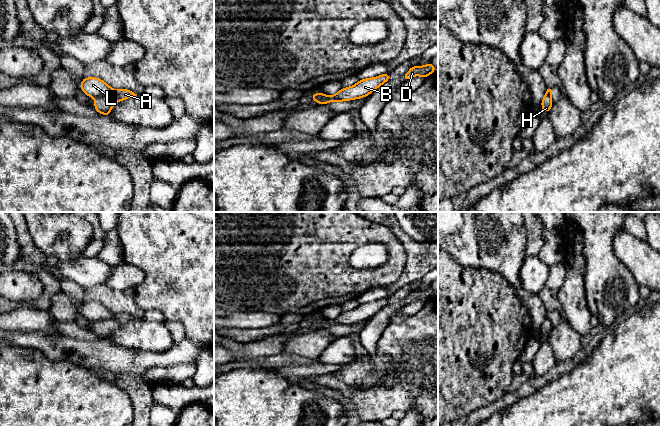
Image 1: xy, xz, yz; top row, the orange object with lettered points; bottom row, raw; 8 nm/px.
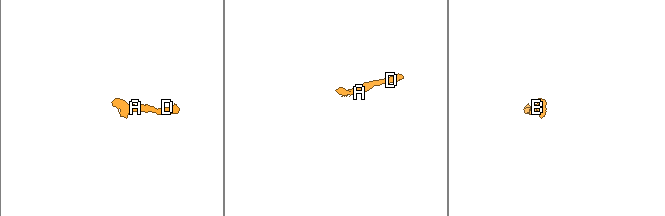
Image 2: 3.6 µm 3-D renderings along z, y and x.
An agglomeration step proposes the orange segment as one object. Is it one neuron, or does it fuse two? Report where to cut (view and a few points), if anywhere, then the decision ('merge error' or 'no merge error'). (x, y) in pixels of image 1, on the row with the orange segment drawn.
cut in xy along (115, 90), (111, 94), (93, 97); merge error

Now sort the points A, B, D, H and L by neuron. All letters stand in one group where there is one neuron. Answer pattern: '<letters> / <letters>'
A B D H / L

